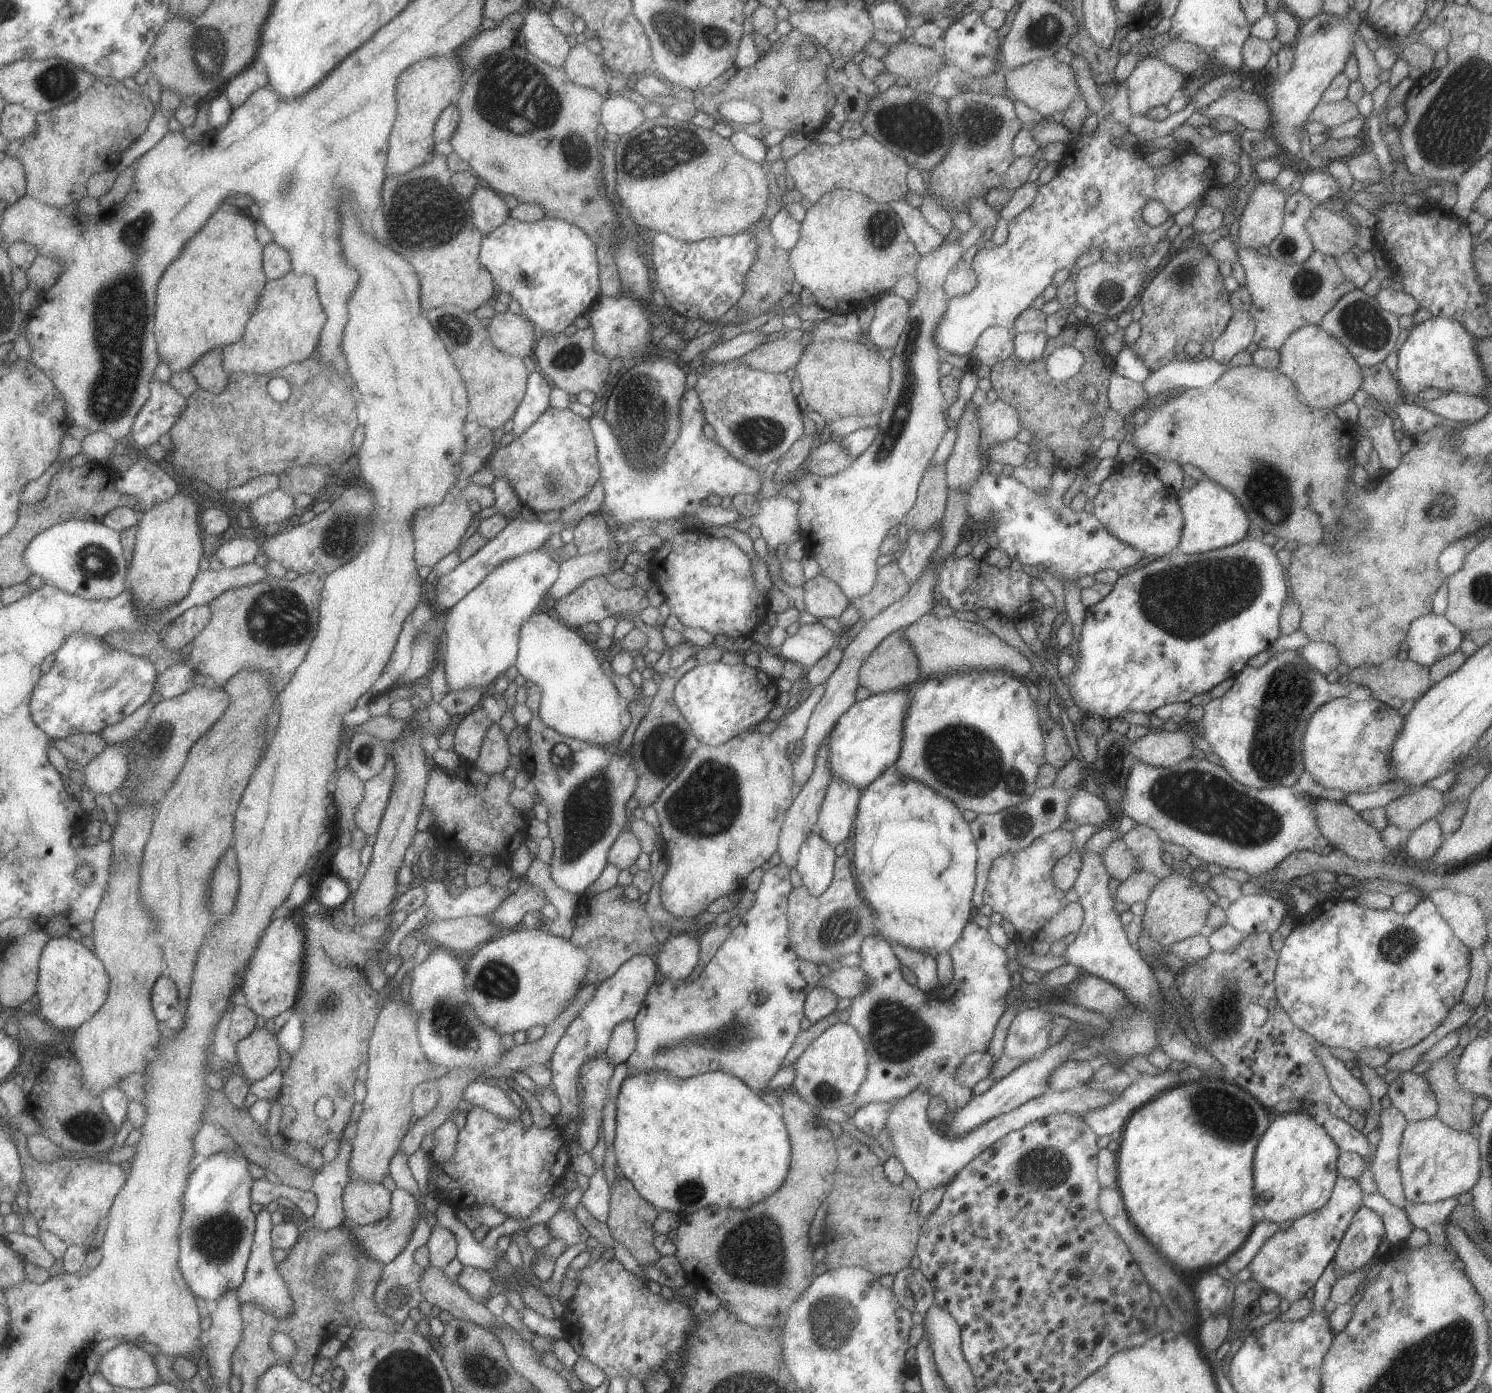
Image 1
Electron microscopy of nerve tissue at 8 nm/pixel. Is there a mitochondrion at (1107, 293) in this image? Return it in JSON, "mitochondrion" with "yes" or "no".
{"mitochondrion":"yes"}

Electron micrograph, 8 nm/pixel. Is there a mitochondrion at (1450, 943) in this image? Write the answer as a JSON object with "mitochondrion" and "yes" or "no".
{"mitochondrion":"no"}

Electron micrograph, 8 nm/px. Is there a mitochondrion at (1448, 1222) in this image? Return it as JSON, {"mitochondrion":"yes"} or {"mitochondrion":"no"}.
{"mitochondrion":"no"}

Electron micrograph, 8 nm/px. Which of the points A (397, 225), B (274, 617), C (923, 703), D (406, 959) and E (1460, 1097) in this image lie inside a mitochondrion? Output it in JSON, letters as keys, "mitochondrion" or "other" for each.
{"A":"mitochondrion","B":"mitochondrion","C":"other","D":"other","E":"other"}

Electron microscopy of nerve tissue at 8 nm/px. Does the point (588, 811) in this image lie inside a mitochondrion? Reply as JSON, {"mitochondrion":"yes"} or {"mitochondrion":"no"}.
{"mitochondrion":"yes"}

